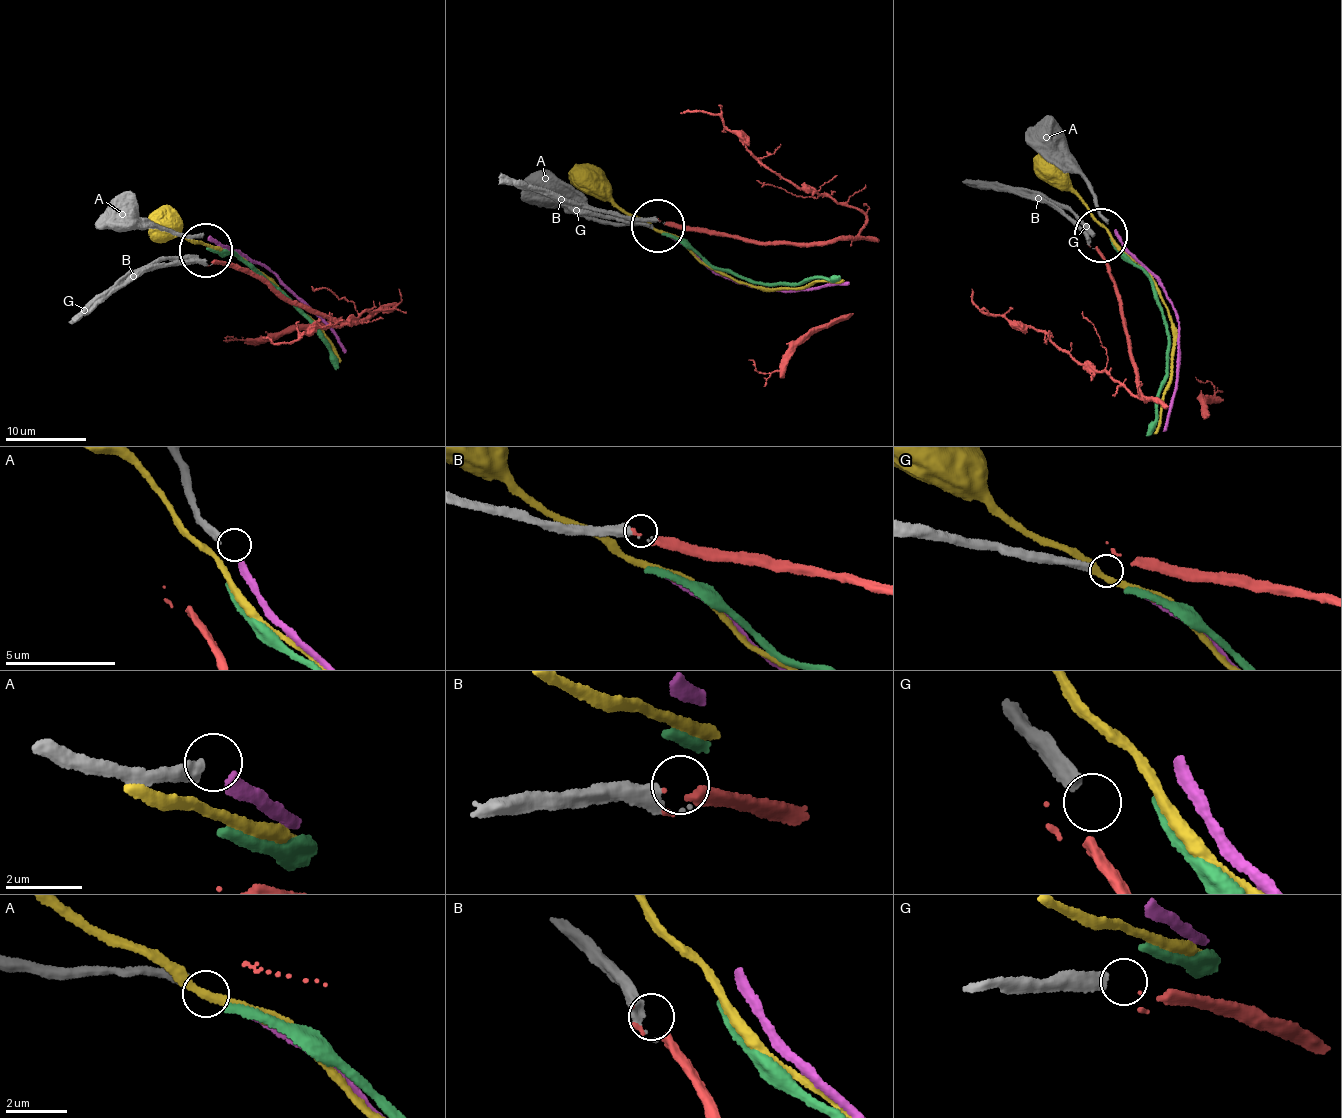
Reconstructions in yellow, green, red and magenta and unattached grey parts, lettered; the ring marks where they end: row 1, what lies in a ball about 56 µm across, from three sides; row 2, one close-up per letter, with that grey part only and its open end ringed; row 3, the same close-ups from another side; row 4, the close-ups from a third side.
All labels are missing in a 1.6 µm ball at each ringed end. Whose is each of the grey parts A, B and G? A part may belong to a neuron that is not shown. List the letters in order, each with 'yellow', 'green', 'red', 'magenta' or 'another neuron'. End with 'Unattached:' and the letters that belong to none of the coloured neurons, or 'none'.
A: magenta
B: red
G: another neuron
Unattached: G

